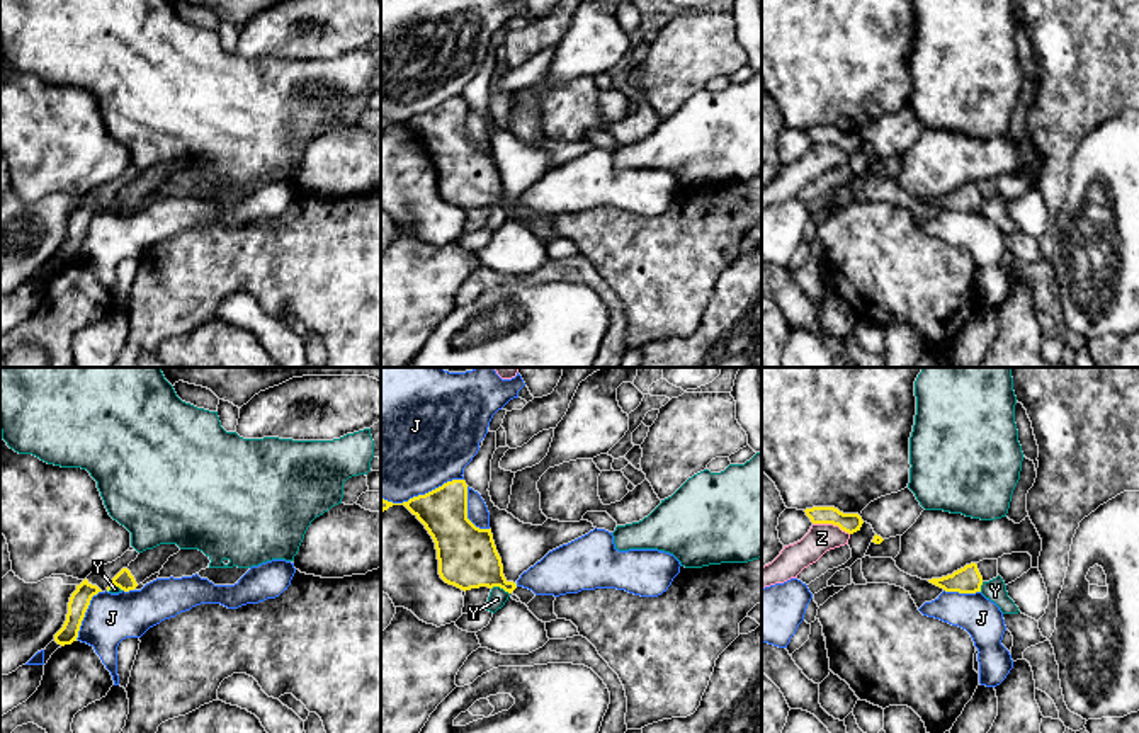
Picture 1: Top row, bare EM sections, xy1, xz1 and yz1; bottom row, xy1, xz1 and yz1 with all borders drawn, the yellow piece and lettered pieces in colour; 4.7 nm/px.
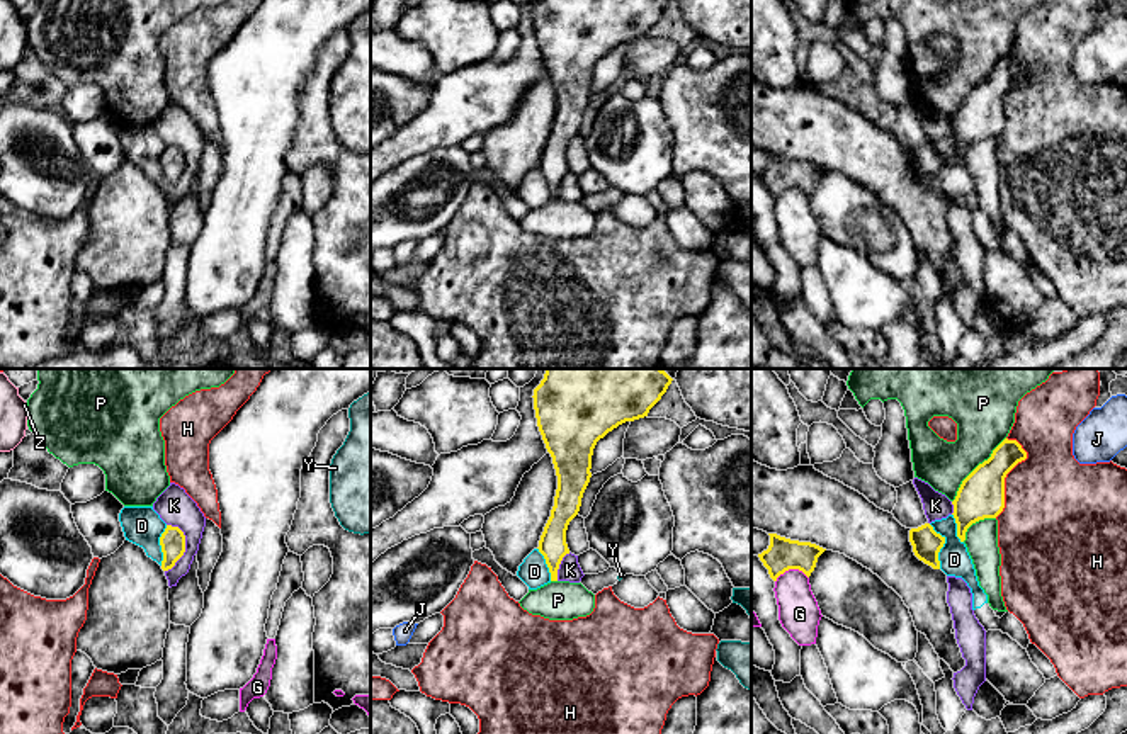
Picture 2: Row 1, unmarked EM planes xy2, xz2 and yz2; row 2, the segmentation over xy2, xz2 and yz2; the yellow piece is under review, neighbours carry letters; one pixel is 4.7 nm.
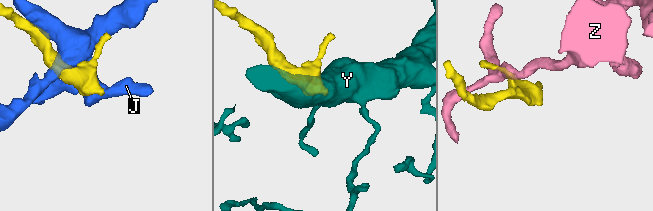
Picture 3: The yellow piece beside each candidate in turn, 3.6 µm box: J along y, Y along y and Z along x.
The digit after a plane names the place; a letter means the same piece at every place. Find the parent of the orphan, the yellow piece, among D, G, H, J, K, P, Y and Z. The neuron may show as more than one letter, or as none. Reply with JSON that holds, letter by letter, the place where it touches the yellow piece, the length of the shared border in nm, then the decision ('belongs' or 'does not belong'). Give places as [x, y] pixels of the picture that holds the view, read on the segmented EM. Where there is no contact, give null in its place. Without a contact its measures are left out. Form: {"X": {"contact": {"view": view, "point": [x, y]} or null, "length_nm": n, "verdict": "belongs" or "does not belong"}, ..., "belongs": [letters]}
{"D": {"contact": {"view": "yz2", "point": [942, 546]}, "length_nm": 220, "verdict": "does not belong"}, "G": {"contact": {"view": "yz2", "point": [791, 568]}, "length_nm": 160, "verdict": "does not belong"}, "H": {"contact": {"view": "yz2", "point": [1005, 476]}, "length_nm": 380, "verdict": "does not belong"}, "J": {"contact": {"view": "xz1", "point": [422, 495]}, "length_nm": 400, "verdict": "does not belong"}, "K": {"contact": {"view": "xy2", "point": [184, 547]}, "length_nm": 240, "verdict": "does not belong"}, "P": {"contact": {"view": "yz2", "point": [974, 469]}, "length_nm": 400, "verdict": "does not belong"}, "Y": {"contact": {"view": "xz1", "point": [500, 587]}, "length_nm": 90, "verdict": "does not belong"}, "Z": {"contact": {"view": "yz1", "point": [832, 522]}, "length_nm": 190, "verdict": "does not belong"}, "belongs": []}

